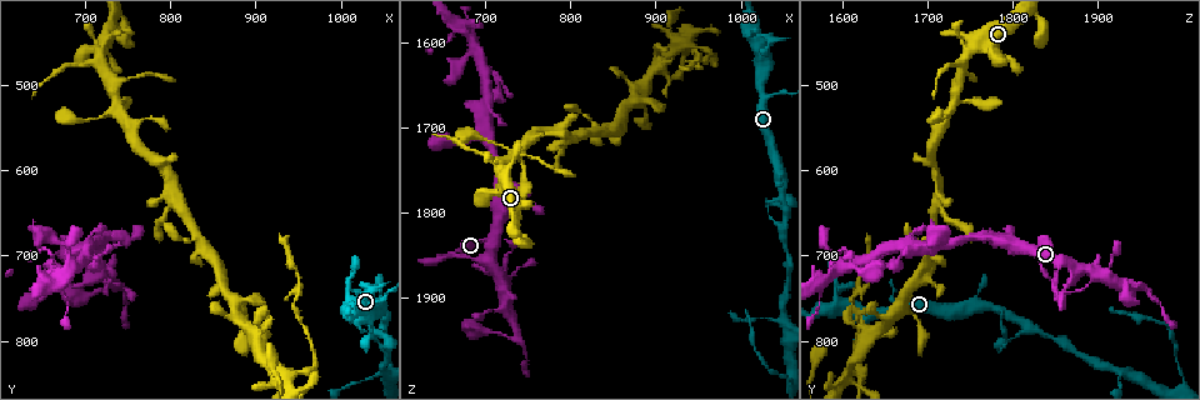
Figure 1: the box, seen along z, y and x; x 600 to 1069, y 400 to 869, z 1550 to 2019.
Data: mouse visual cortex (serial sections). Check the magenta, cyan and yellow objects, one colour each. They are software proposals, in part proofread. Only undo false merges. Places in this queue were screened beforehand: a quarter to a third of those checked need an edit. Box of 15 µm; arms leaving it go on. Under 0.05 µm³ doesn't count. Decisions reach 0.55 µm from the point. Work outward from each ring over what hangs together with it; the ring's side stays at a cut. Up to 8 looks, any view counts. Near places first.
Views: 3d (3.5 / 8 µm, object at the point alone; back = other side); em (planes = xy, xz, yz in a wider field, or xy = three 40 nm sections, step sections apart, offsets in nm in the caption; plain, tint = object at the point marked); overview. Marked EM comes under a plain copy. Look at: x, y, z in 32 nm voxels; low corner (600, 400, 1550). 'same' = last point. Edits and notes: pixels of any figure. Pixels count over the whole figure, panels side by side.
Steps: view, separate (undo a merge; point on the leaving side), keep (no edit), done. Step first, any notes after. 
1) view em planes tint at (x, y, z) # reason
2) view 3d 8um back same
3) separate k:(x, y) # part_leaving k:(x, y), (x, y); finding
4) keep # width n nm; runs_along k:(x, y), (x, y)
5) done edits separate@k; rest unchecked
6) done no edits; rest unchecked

view em xy step 1 tint at (715, 470, 1745) # sharp bend

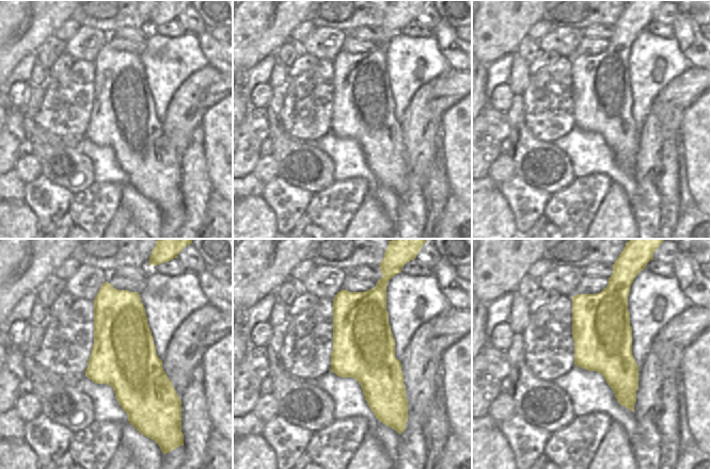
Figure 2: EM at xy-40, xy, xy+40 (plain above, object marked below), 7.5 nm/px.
view 3d 3.5um same # see where the arms go

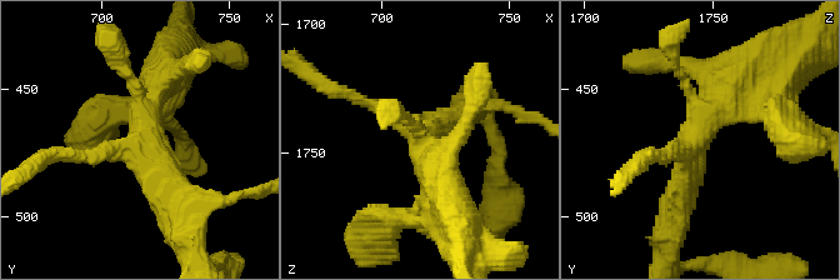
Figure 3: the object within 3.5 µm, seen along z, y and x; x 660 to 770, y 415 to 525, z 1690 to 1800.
keep # continuous, no second cell

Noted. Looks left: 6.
view 3d 3.5um at (665, 705, 1590) # calibre changes

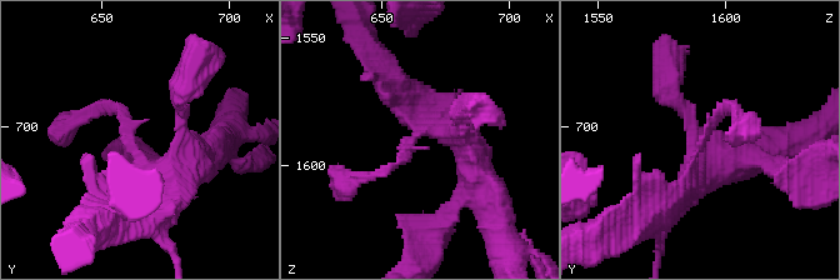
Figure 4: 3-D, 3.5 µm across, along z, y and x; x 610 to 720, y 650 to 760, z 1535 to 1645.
view em xy step 2 tint at (662, 708, 1591) # need the tissue

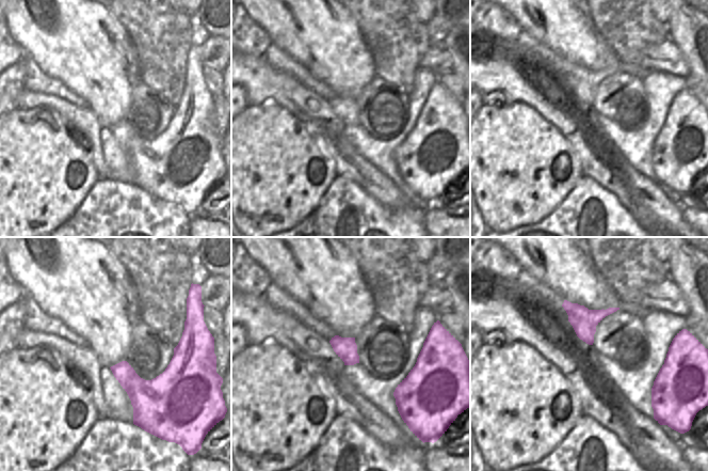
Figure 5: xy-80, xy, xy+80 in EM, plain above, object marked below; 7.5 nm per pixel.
view em xy step 3 tint same

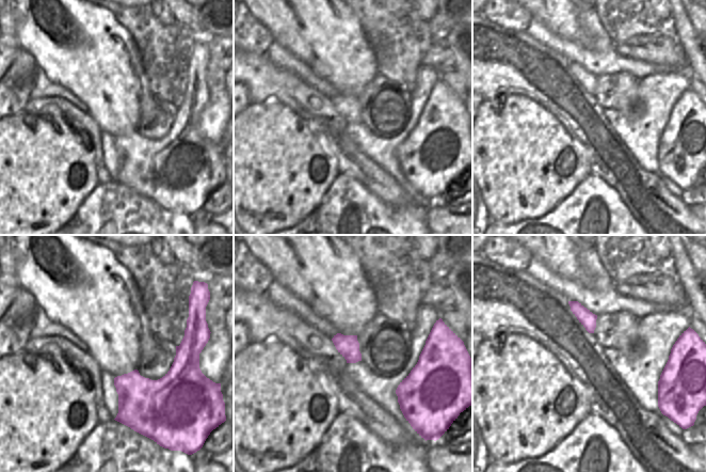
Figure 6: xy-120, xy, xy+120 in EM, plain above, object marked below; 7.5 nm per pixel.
keep # runs_along 4:(186, 171), (148, 171), (118, 109), (86, 114); continuous, no second cell

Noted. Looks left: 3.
view 3d 3.5um at (965, 835, 1610) # thin arm on a thick one

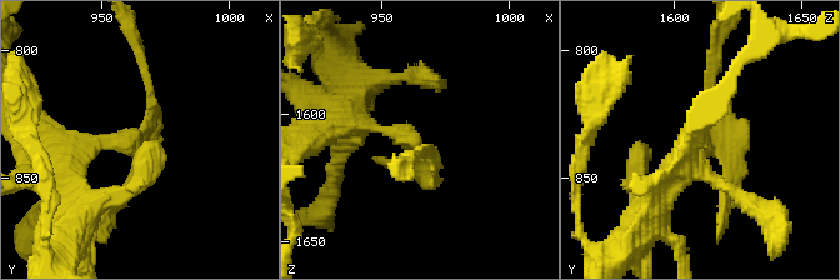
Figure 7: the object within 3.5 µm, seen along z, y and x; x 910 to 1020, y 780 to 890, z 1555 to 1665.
separate 7:(708, 83) # two cells meet here

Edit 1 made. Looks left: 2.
view overview # see it whole again

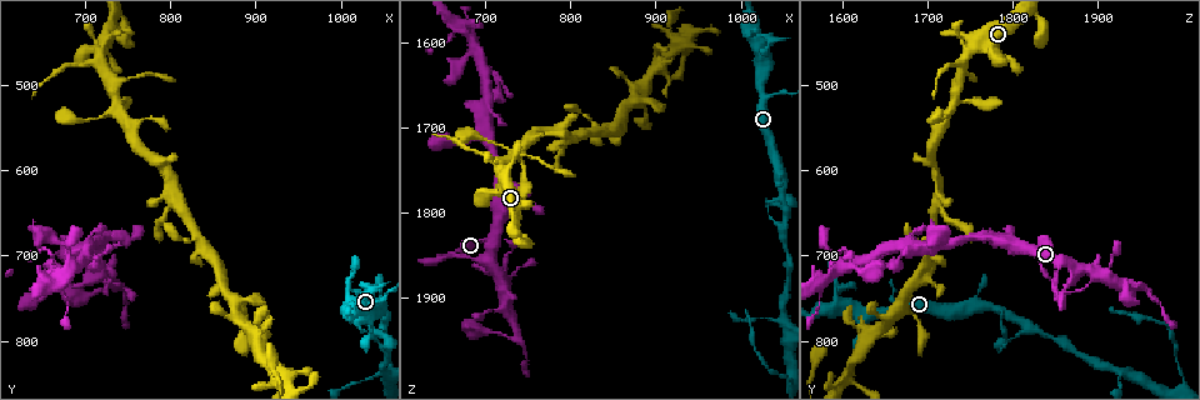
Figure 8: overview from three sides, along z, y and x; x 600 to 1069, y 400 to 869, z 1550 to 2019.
view 3d 3.5um at (1010, 750, 1595) # thin arm on a thick one

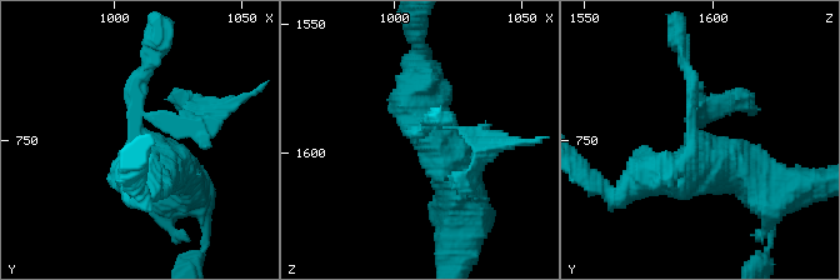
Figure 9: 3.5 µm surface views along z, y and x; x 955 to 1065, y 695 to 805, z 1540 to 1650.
keep # arms 4; arm_widths 150, 150, 500, 600 nm; runs_along 9:(463, 209), (416, 74); continuous, no second cell

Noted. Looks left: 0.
done edits separate@7; rest unchecked

